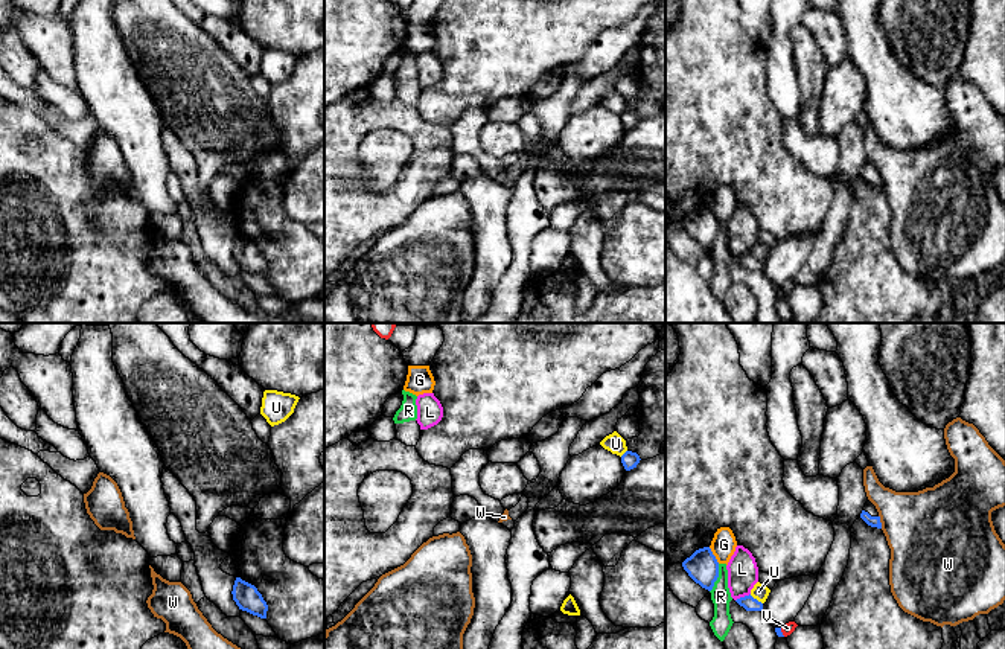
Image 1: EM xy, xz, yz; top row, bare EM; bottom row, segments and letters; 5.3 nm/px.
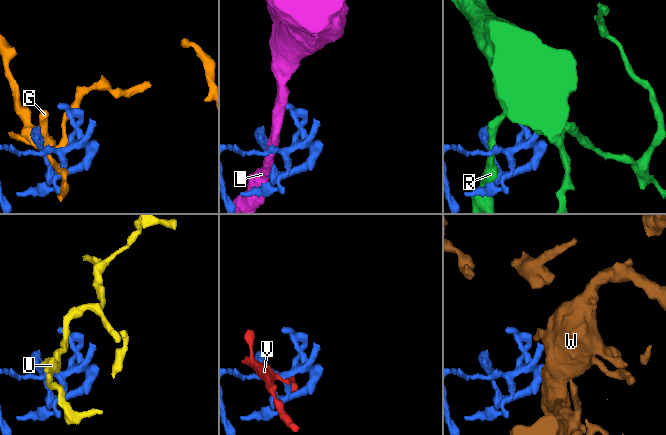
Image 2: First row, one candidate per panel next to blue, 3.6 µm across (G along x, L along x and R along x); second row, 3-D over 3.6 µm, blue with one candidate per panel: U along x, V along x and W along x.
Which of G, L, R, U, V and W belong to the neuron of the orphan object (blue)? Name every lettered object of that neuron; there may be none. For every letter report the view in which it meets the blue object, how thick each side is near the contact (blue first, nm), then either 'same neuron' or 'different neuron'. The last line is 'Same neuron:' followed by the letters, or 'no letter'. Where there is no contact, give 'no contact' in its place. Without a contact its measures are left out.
G: meets blue in yz; 170 nm thick on the blue side, 130 nm on the other; different neuron
L: meets blue in yz; 80 nm thick on the blue side, 160 nm on the other; different neuron
R: meets blue in yz; 170 nm thick on the blue side, 110 nm on the other; different neuron
U: meets blue in yz; 80 nm thick on the blue side, 80 nm on the other; different neuron
V: meets blue in yz; 30 nm thick on the blue side, 60 nm on the other; different neuron
W: meets blue in yz; 60 nm thick on the blue side, 420 nm on the other; different neuron
Same neuron: no letter

